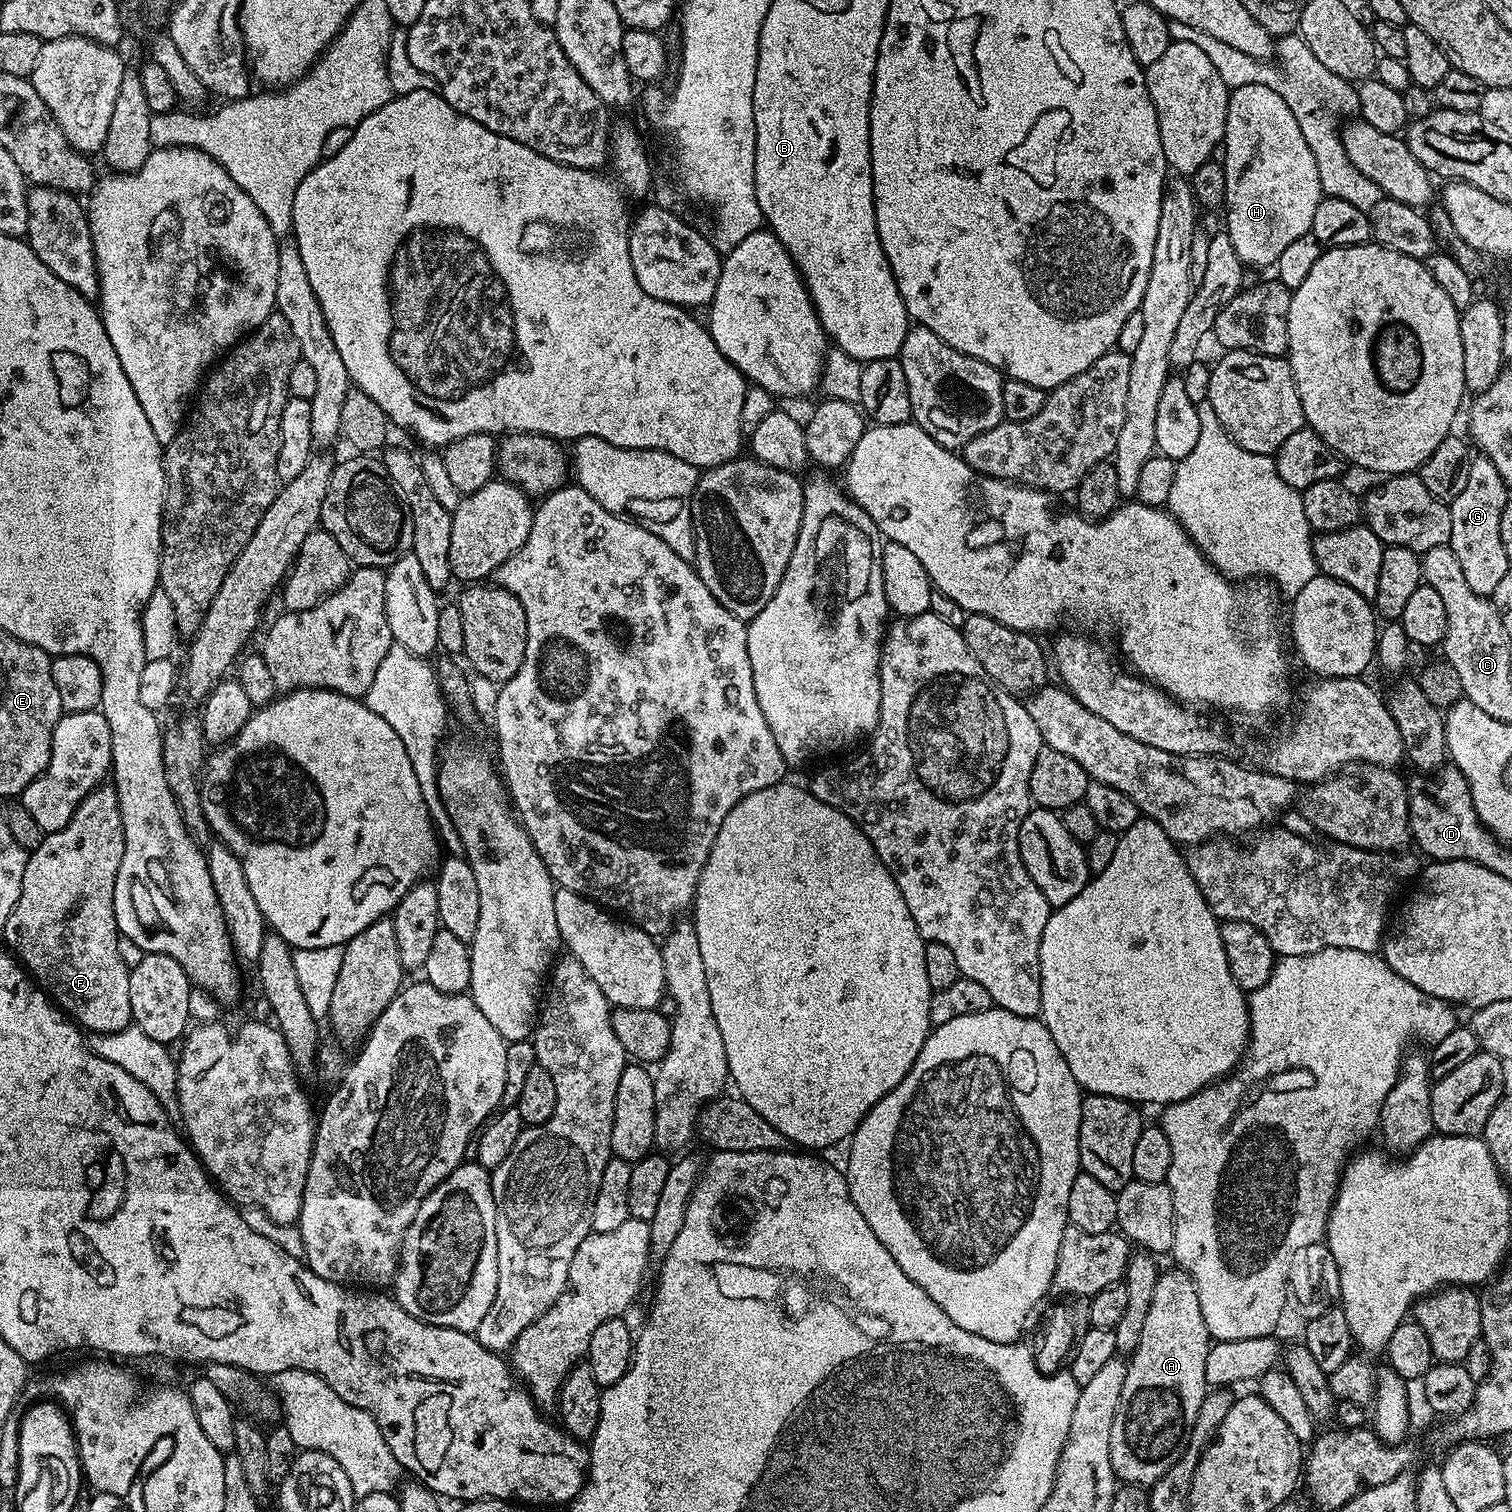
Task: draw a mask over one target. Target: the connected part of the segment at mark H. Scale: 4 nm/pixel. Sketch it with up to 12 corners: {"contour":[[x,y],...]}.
{"contour":[[1229,91],[1234,254],[1271,269],[1324,191],[1290,106]]}

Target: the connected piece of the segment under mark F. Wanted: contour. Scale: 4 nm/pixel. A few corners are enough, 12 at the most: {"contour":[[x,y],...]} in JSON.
{"contour":[[115,787],[28,852],[3,943],[81,1029],[132,1024]]}

